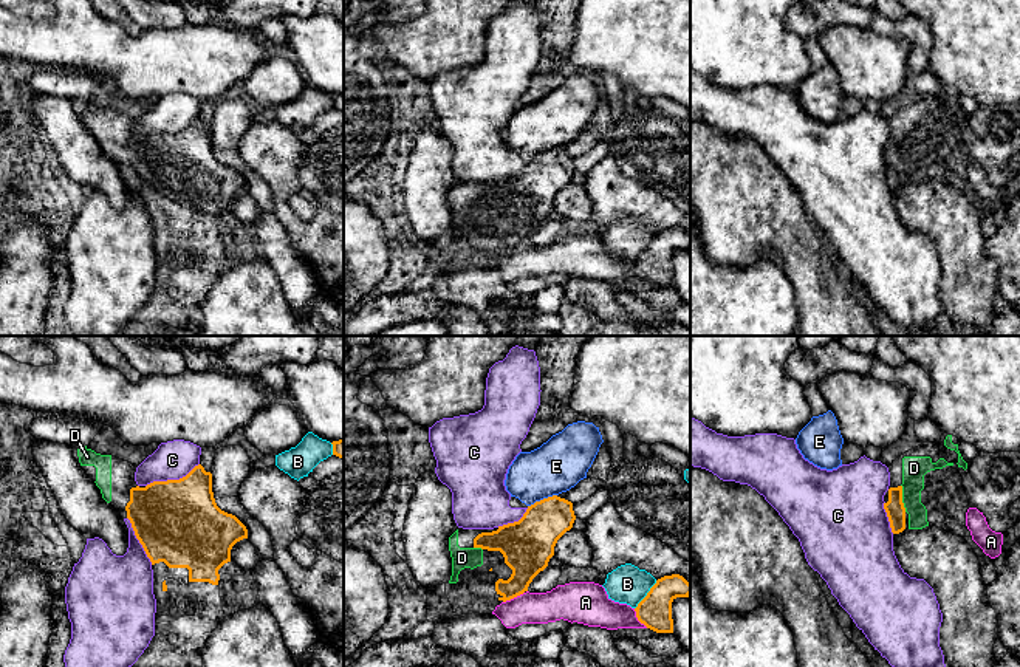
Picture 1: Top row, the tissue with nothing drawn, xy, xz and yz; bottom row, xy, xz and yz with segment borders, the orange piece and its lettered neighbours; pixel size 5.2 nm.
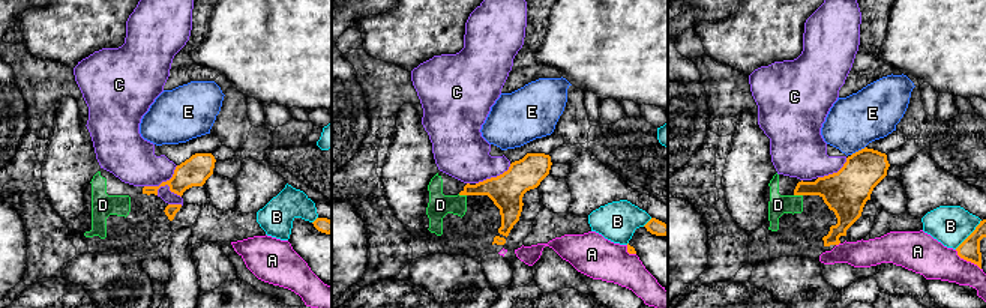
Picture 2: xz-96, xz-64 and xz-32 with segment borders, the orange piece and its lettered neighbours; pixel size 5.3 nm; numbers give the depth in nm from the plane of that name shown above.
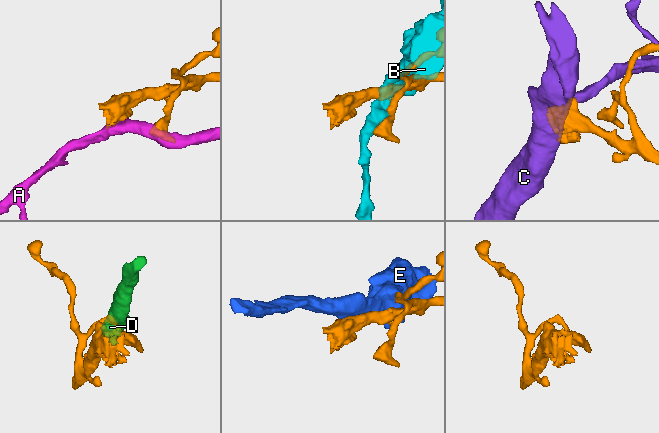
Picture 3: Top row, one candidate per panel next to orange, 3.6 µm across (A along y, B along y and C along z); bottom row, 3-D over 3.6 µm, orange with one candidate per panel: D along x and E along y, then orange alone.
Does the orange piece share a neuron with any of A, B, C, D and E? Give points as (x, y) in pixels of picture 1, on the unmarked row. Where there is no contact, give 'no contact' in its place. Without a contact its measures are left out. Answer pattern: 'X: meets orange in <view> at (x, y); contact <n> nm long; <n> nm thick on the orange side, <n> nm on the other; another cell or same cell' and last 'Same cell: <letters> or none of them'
A: meets orange in xz at (513, 251); contact 130 nm long; 240 nm thick on the orange side, 170 nm on the other; another cell
B: meets orange in xz at (647, 248); contact 190 nm long; 180 nm thick on the orange side, 200 nm on the other; another cell
C: meets orange in xy at (172, 133); contact 300 nm long; 440 nm thick on the orange side, 200 nm on the other; another cell
D: meets orange in yz at (901, 152); contact 150 nm long; 100 nm thick on the orange side, 130 nm on the other; same cell
E: meets orange in xz at (544, 152); contact 170 nm long; 260 nm thick on the orange side, 280 nm on the other; another cell
Same cell: D

